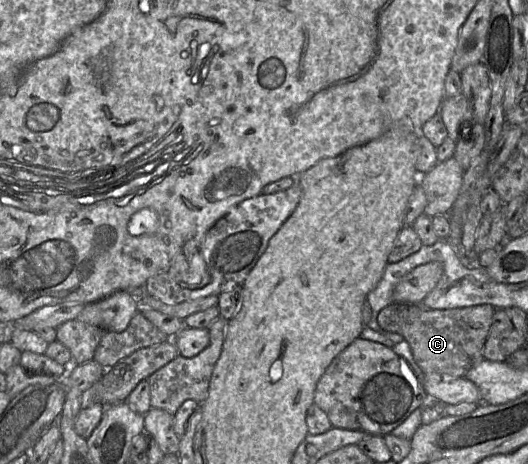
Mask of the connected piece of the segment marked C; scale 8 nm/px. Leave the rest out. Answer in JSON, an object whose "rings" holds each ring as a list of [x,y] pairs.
{"rings":[[[392,303],[379,312],[377,321],[383,329],[404,338],[424,374],[437,373],[459,378],[465,377],[473,367],[485,360],[483,348],[494,312],[495,308],[488,304],[432,310],[422,304]]]}

